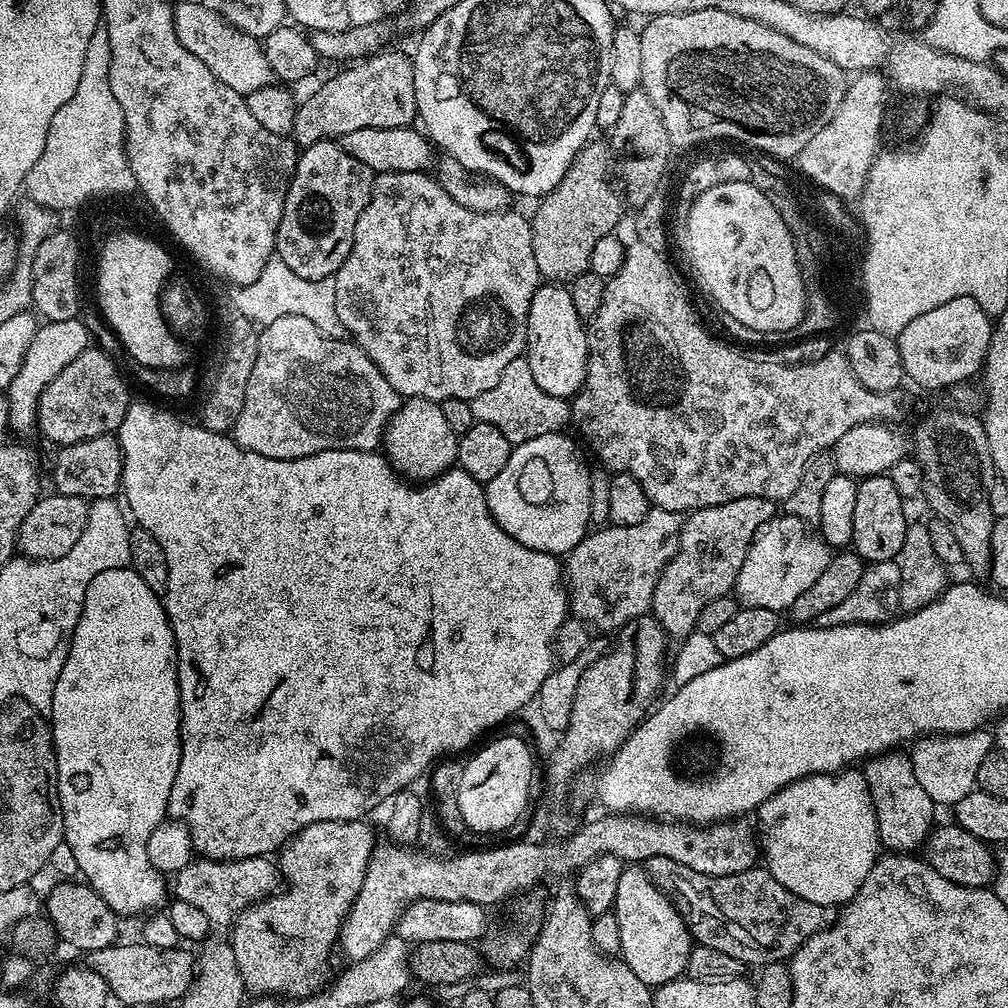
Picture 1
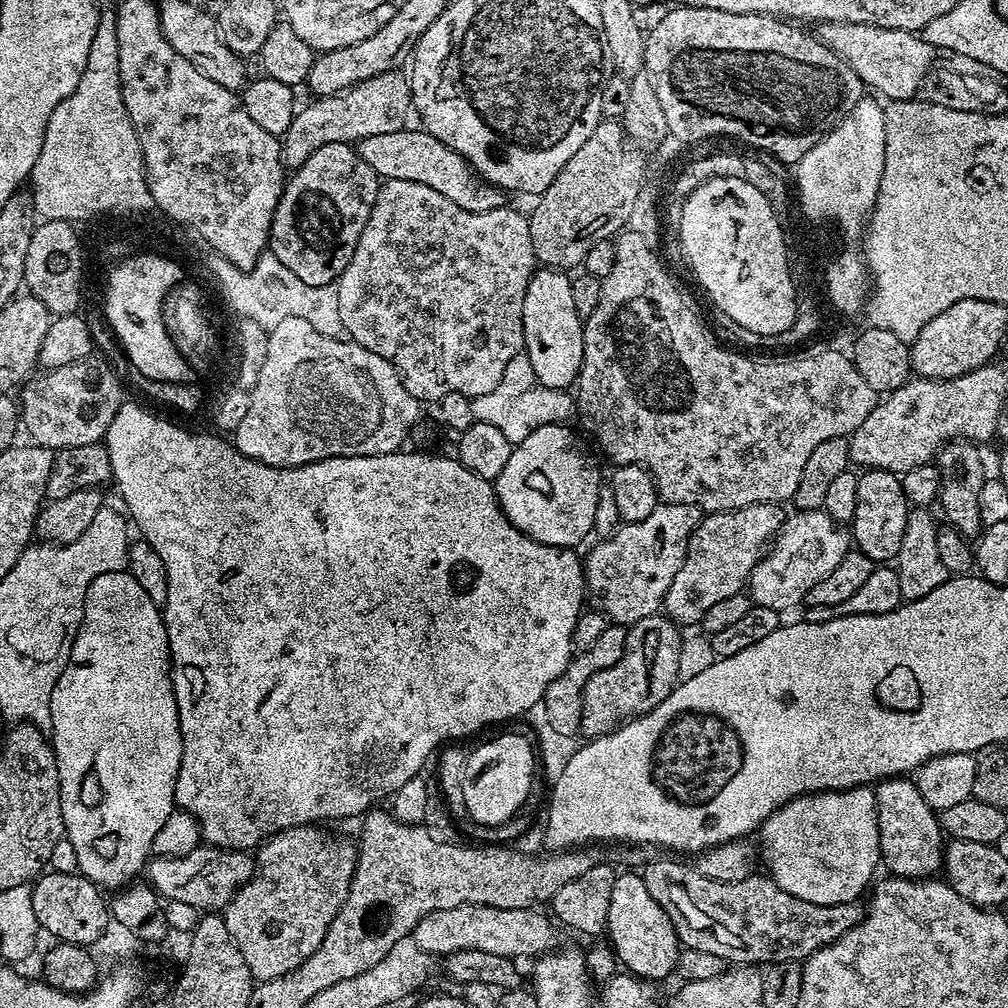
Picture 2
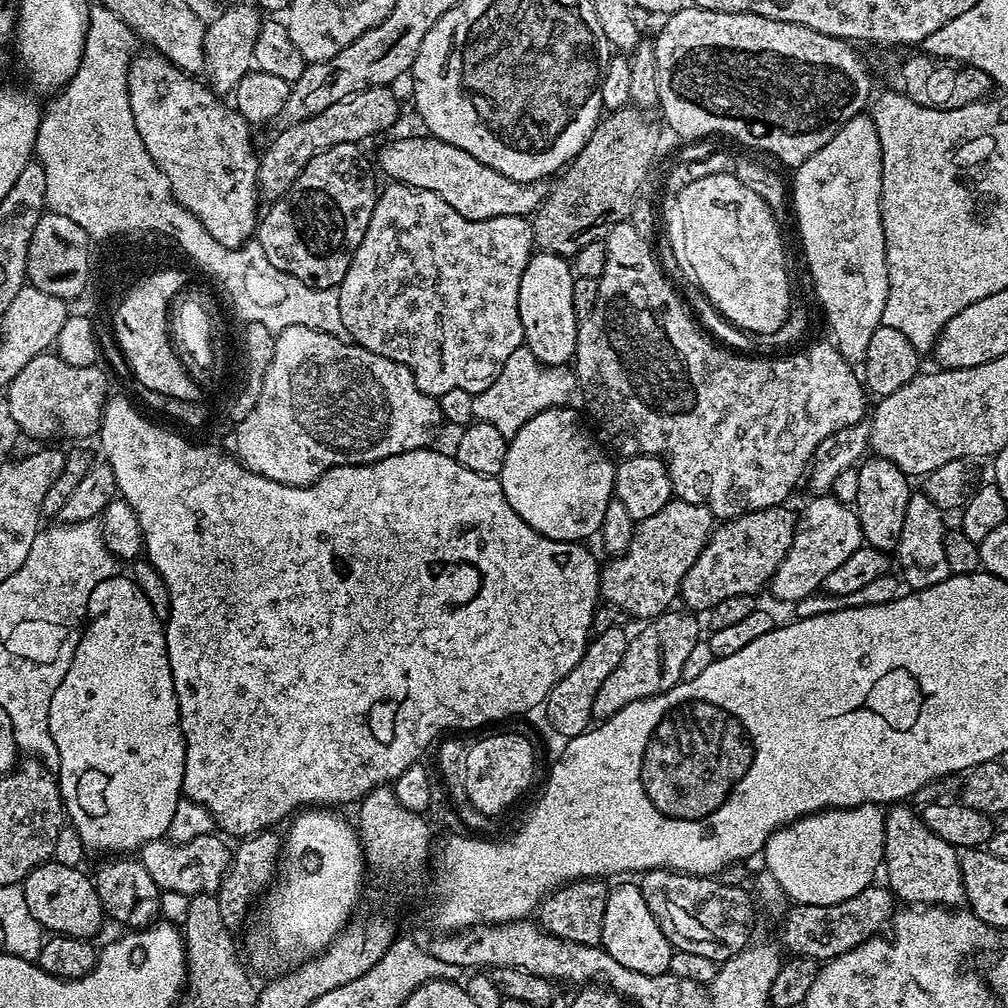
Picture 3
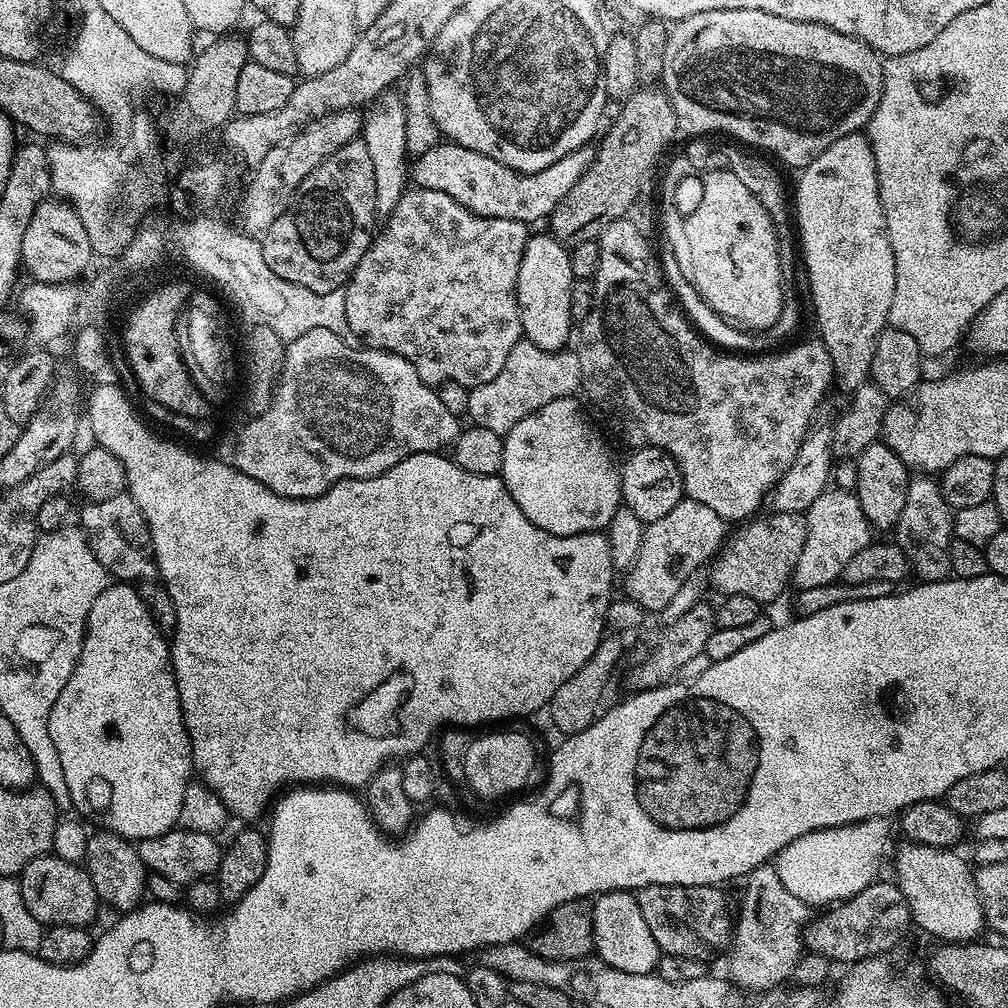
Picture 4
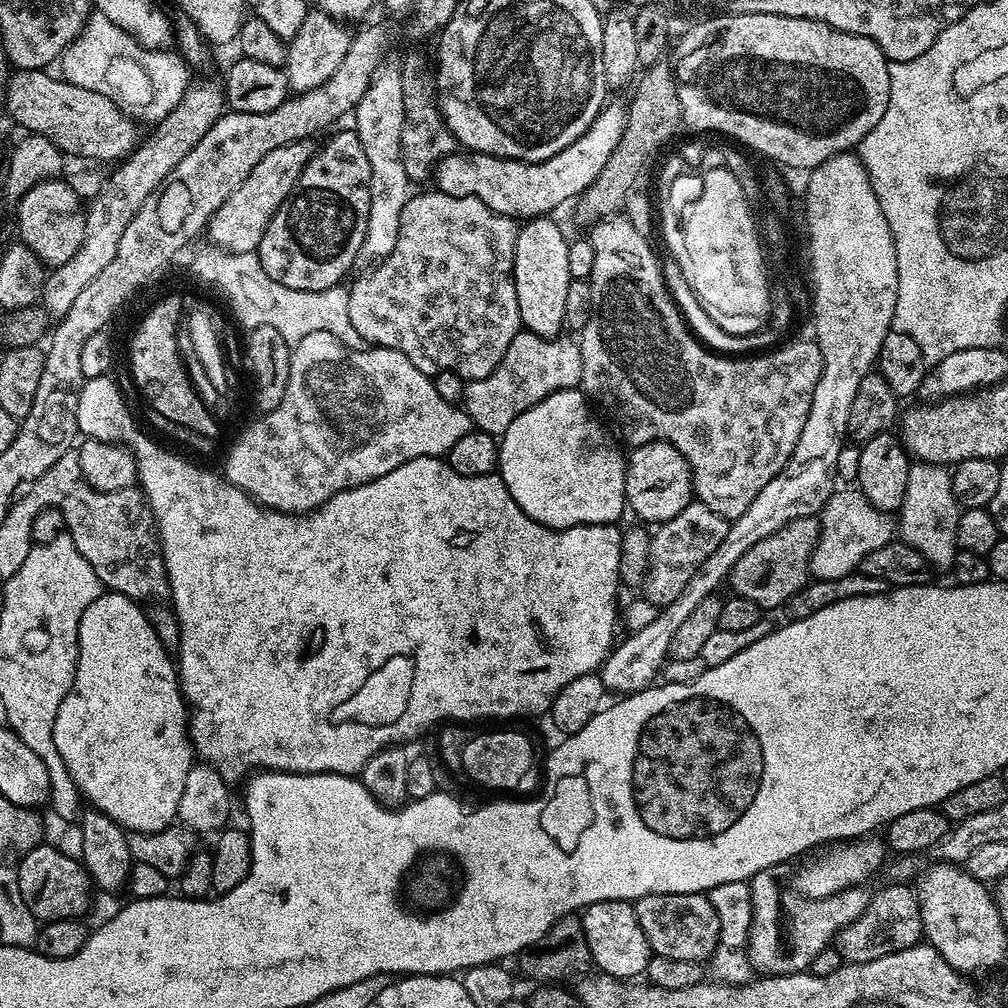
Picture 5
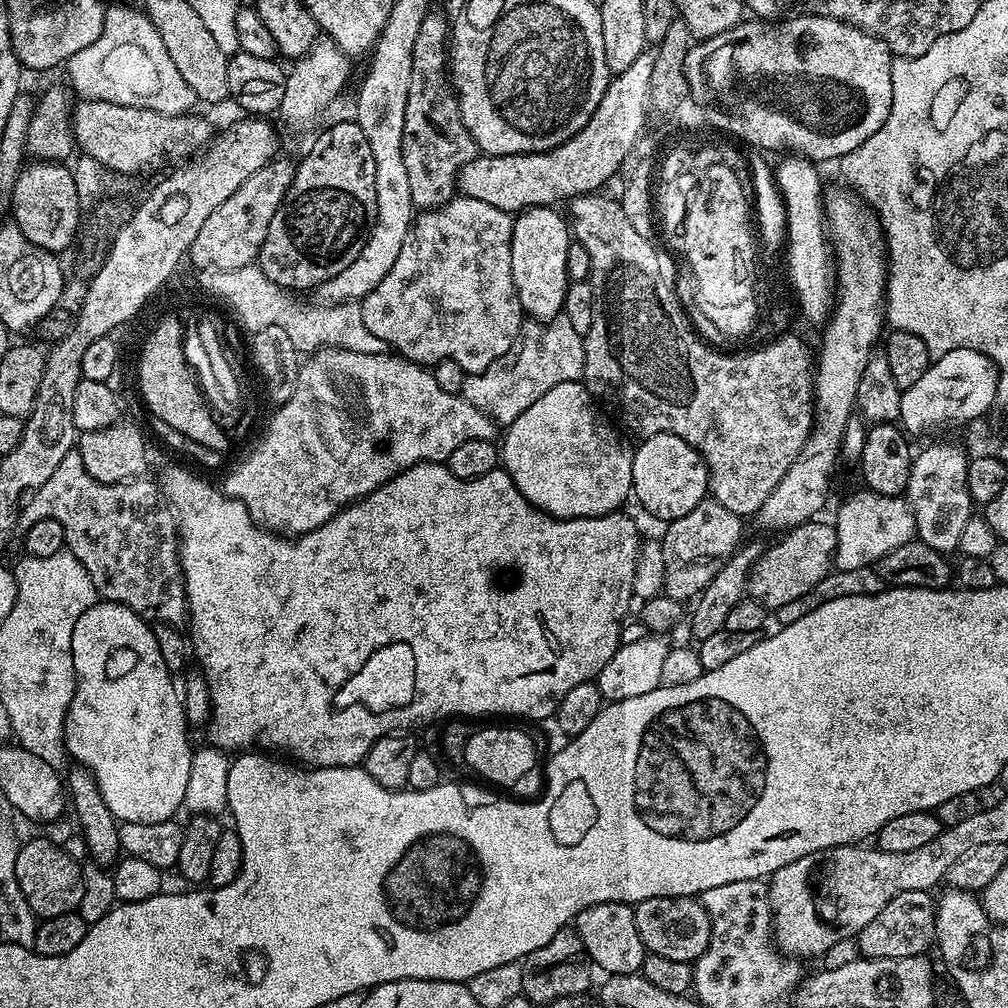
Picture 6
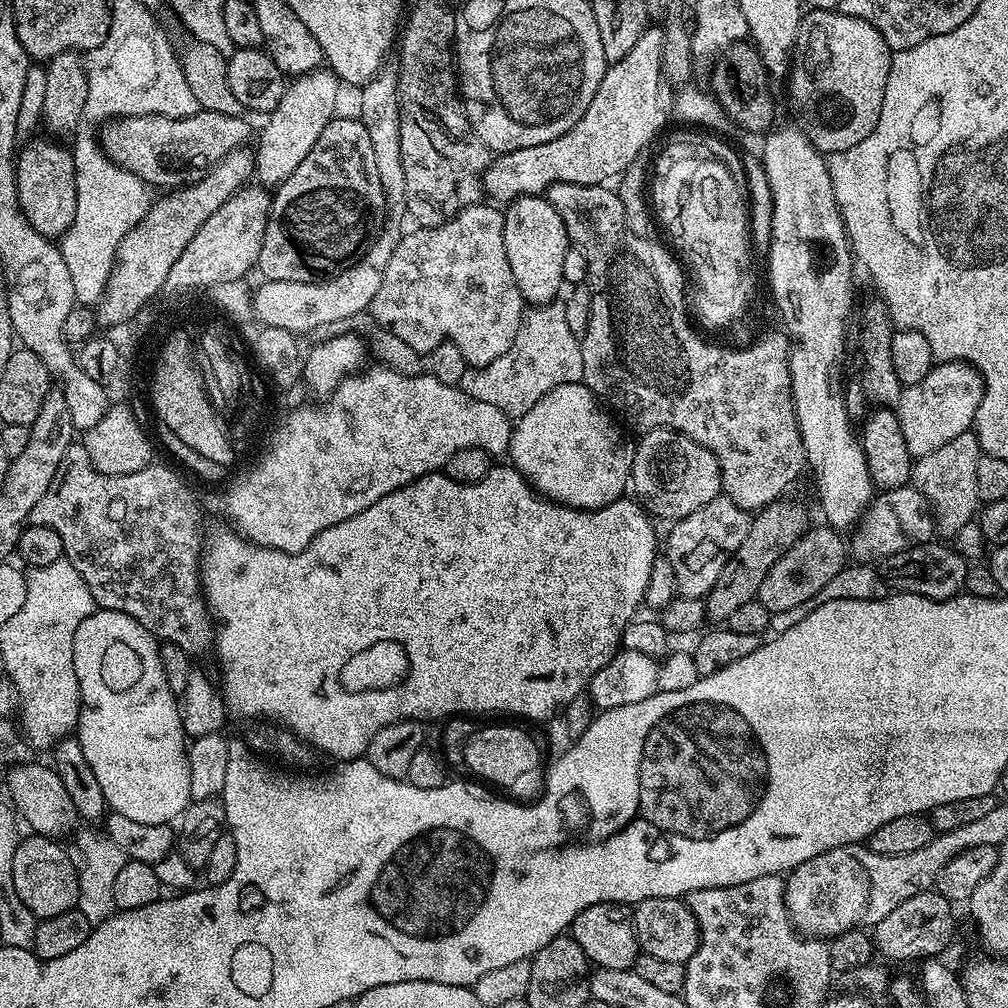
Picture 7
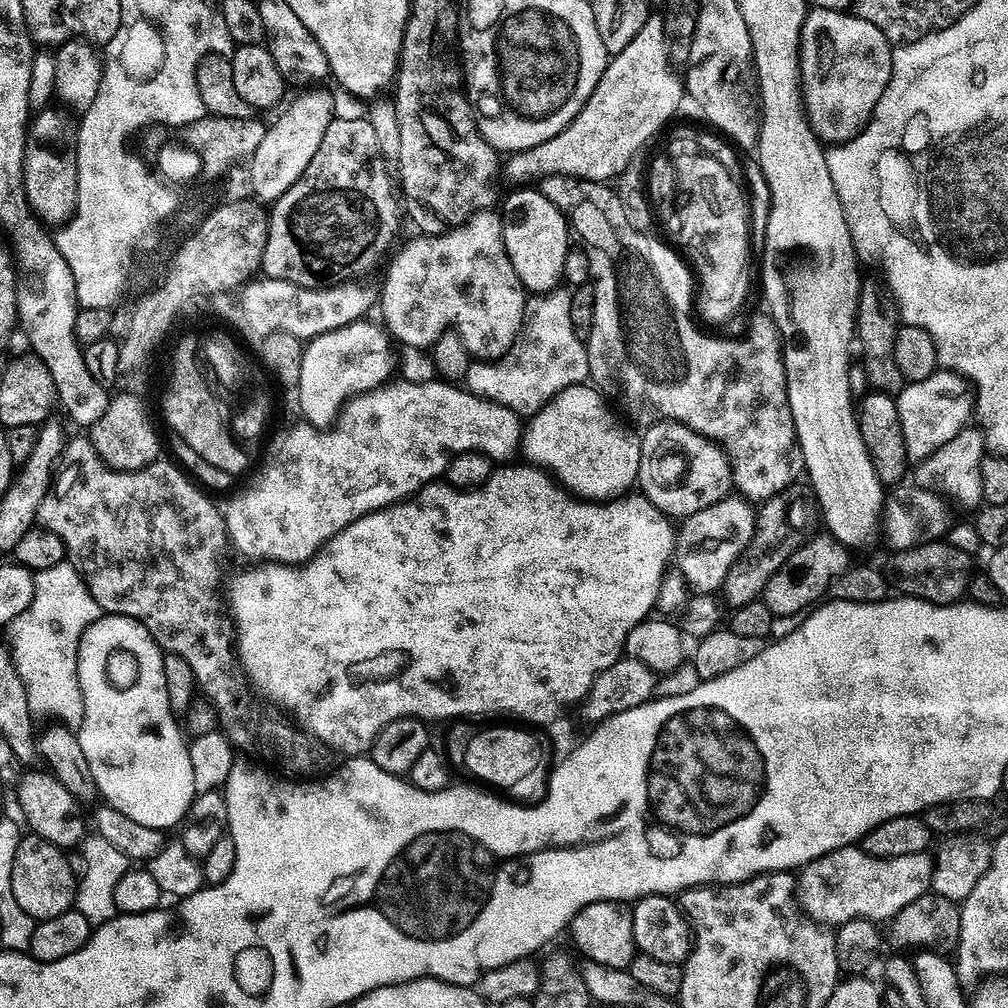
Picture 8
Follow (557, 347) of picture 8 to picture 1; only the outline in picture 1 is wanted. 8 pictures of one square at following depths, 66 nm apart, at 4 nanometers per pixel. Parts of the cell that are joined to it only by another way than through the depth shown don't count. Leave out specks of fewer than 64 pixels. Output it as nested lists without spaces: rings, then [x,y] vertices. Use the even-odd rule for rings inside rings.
[[[523,355],[514,358],[514,362],[509,362],[506,370],[502,370],[502,374],[498,377],[497,384],[490,386],[486,394],[475,396],[470,403],[476,421],[494,426],[494,430],[502,430],[504,437],[513,446],[530,438],[542,438],[542,434],[564,432],[572,418],[571,403],[546,394],[546,390],[542,390],[542,386],[534,382],[534,373]]]

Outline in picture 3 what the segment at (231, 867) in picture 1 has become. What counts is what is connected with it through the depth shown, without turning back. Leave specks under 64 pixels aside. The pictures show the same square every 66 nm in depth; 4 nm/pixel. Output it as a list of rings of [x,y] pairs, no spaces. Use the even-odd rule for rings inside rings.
[[[216,834],[194,838],[191,842],[182,842],[181,844],[161,838],[145,844],[138,853],[138,859],[161,893],[177,891],[178,894],[188,897],[201,896],[207,892],[215,894],[220,891],[220,883],[224,881],[224,875],[232,866],[233,849],[227,848],[223,842],[225,843]]]

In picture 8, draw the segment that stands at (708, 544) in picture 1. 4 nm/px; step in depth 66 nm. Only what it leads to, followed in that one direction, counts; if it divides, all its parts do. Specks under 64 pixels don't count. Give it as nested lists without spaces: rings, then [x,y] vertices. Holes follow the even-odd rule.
[[[830,535],[815,536],[805,539],[804,545],[794,550],[774,578],[766,582],[762,599],[773,616],[800,616],[807,613],[813,605],[829,595],[833,582],[850,566],[849,549]]]

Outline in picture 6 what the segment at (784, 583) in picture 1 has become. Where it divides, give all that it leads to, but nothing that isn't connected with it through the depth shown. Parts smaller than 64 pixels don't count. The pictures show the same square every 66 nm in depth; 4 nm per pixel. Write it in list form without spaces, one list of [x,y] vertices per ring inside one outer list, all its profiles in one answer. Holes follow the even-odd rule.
[[[859,490],[849,500],[840,504],[836,512],[836,555],[834,564],[842,570],[870,568],[882,559],[890,550],[906,546],[917,539],[916,523],[912,508],[903,495],[883,496],[877,492]]]

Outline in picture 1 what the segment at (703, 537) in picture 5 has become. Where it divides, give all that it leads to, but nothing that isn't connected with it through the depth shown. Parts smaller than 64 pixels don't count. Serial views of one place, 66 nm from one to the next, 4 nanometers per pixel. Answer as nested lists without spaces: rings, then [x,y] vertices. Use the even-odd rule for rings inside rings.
[[[649,507],[646,518],[642,518],[642,522],[634,522],[634,526],[612,524],[589,531],[588,535],[582,538],[582,542],[578,542],[578,546],[574,546],[574,550],[567,553],[562,564],[571,615],[583,620],[593,629],[601,628],[600,632],[604,634],[615,633],[626,622],[645,615],[651,609],[654,586],[660,573],[672,561],[676,552],[681,523],[681,513]]]

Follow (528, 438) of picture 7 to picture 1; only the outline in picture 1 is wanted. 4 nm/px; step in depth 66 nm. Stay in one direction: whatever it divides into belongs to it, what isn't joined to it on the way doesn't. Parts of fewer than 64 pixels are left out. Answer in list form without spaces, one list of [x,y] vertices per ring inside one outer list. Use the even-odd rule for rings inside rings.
[[[551,432],[542,434],[542,438],[530,438],[515,445],[506,466],[502,466],[502,471],[486,485],[484,497],[490,514],[495,520],[499,520],[502,530],[506,530],[510,538],[522,542],[522,546],[530,546],[530,550],[567,554],[590,531],[591,477],[589,465],[580,464],[580,452],[572,448],[572,440],[568,434]]]

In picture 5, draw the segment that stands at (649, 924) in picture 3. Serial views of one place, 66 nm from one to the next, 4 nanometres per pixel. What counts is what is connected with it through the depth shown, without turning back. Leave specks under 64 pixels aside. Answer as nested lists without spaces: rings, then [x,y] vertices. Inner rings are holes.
[[[629,901],[594,902],[589,908],[583,909],[582,919],[592,963],[603,975],[628,982],[647,973],[648,961],[654,953],[648,947],[646,934],[642,934],[642,926],[638,926],[635,907]]]

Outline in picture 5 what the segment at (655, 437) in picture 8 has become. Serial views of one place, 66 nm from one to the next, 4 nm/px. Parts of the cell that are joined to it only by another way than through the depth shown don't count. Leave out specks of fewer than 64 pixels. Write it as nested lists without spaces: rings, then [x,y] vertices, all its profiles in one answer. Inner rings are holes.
[[[651,440],[645,444],[635,445],[626,456],[626,504],[637,516],[637,521],[648,526],[659,526],[665,524],[674,514],[682,514],[688,504],[693,503],[694,493],[692,491],[692,471],[682,458],[682,454],[673,444],[668,444],[664,440]]]

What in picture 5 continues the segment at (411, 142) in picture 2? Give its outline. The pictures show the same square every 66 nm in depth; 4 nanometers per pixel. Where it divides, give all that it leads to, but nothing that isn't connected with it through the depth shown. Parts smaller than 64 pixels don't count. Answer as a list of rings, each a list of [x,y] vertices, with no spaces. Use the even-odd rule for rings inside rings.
[[[605,103],[594,122],[566,150],[545,160],[531,164],[525,160],[504,160],[500,156],[487,156],[481,152],[457,150],[436,165],[435,187],[441,192],[466,198],[478,198],[490,210],[510,216],[517,222],[527,222],[538,216],[548,216],[564,203],[575,201],[598,178],[602,166],[618,146],[624,133],[628,109],[623,103]]]

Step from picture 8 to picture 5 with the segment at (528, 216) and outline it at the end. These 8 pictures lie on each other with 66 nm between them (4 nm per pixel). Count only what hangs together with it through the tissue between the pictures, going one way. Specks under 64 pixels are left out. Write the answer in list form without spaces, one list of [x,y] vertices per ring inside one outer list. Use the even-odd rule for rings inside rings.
[[[538,216],[519,225],[514,246],[514,286],[518,290],[521,325],[527,331],[556,338],[564,328],[566,290],[573,280],[567,268],[569,237],[548,216]]]

